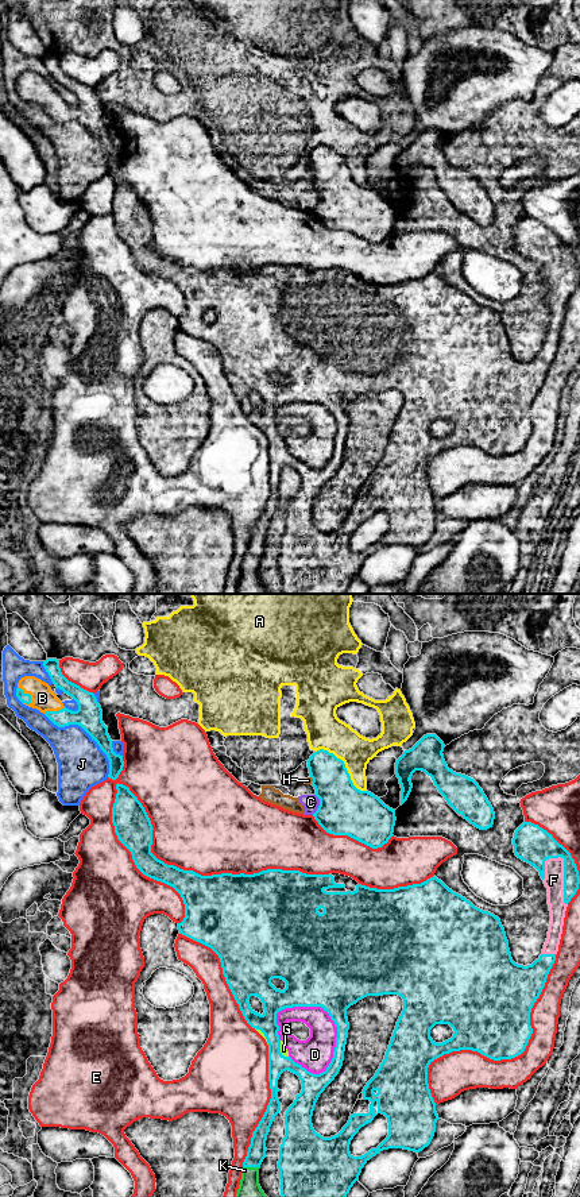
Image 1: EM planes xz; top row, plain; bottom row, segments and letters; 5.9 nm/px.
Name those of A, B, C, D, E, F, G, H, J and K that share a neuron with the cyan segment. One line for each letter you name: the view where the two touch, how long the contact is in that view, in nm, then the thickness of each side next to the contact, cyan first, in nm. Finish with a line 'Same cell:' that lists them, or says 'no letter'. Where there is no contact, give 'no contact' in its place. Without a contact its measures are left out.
B: contact in xz; length 140 nm; calibres 60 and 140 nm
F: contact in xz; length 300 nm; calibres 220 and 120 nm
G: contact in xz; length 120 nm; calibres 120 and 50 nm
K: contact in xz; length 100 nm; calibres 180 and 120 nm
Same cell: B, F, G, K

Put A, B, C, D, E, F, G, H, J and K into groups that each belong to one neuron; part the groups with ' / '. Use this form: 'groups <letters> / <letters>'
groups A C D H J / B F G K / E

